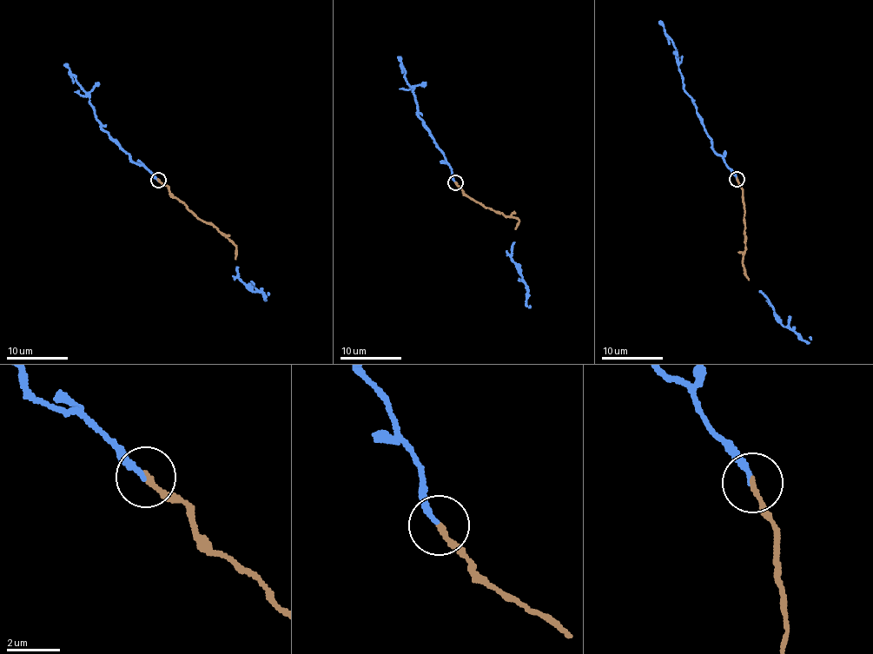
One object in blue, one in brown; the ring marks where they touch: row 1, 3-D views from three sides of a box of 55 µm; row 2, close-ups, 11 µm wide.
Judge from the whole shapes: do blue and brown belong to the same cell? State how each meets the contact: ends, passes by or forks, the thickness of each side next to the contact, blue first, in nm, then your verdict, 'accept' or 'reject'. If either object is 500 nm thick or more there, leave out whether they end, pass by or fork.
blue ends; brown ends; calibres 200 and 200 nm; accept

